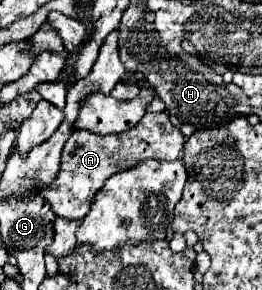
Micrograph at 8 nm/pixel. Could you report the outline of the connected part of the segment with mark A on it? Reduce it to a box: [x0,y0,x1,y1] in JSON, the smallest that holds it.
[41,112,183,220]

